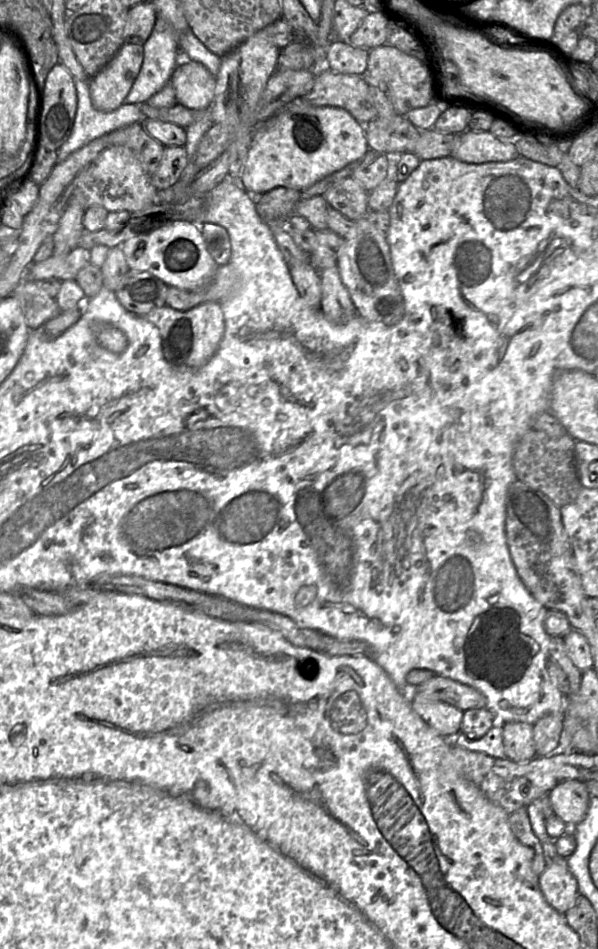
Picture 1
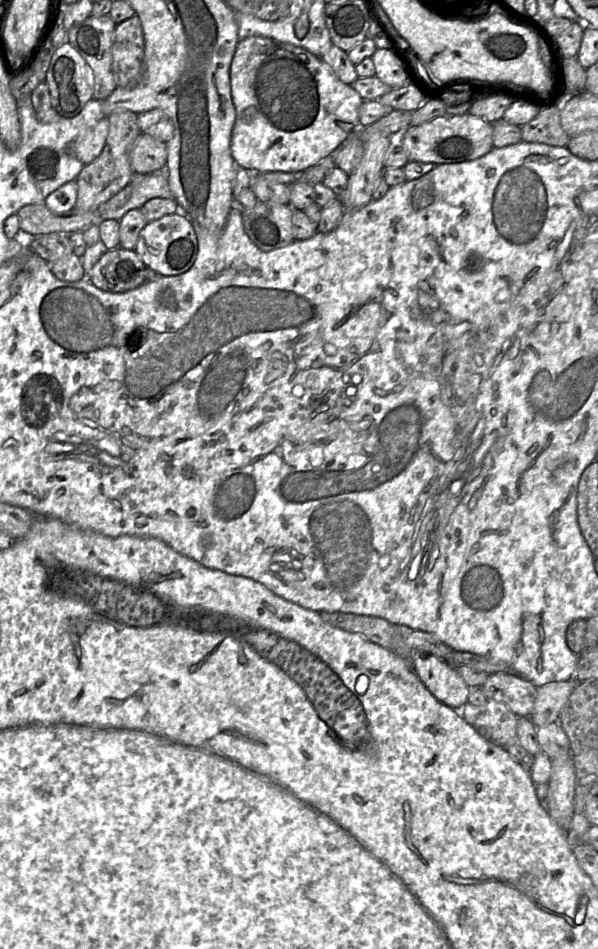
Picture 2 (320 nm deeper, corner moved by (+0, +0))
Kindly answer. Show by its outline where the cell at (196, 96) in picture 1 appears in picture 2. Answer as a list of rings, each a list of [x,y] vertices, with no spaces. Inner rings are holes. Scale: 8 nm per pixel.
[[[263,36],[238,42],[230,66],[231,97],[235,107],[231,155],[238,168],[252,173],[300,172],[329,156],[359,128],[362,97],[343,83],[318,57],[308,50]]]

